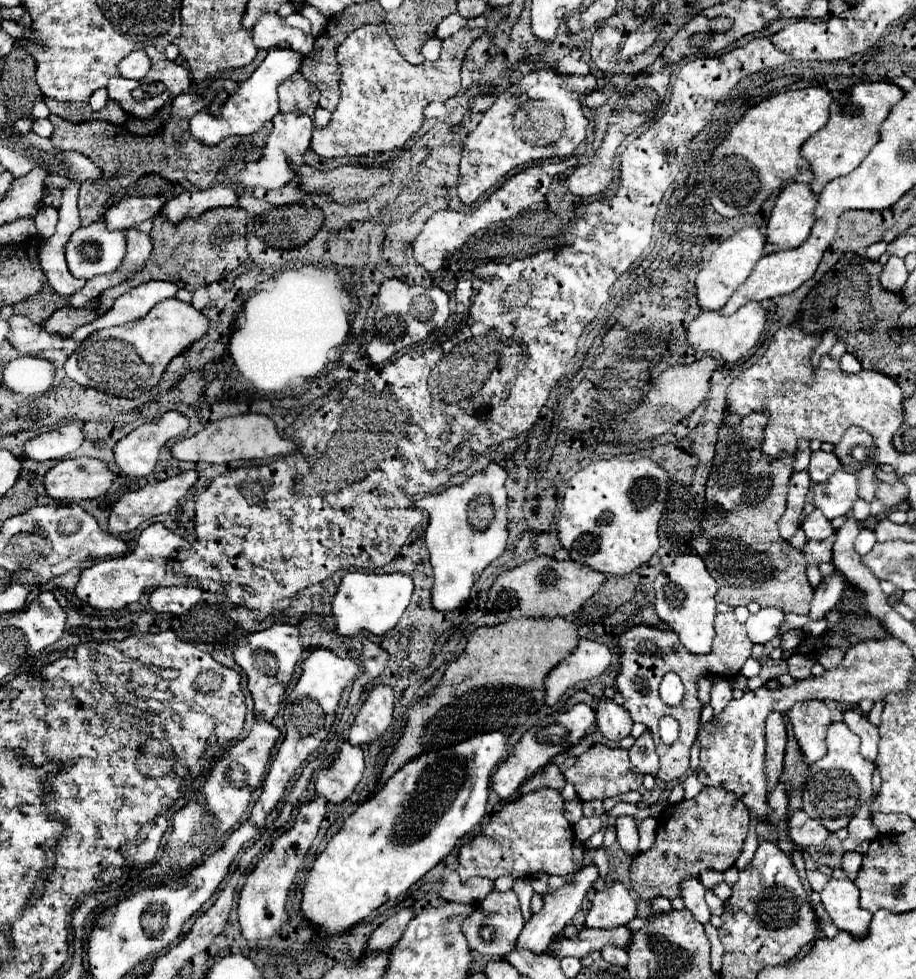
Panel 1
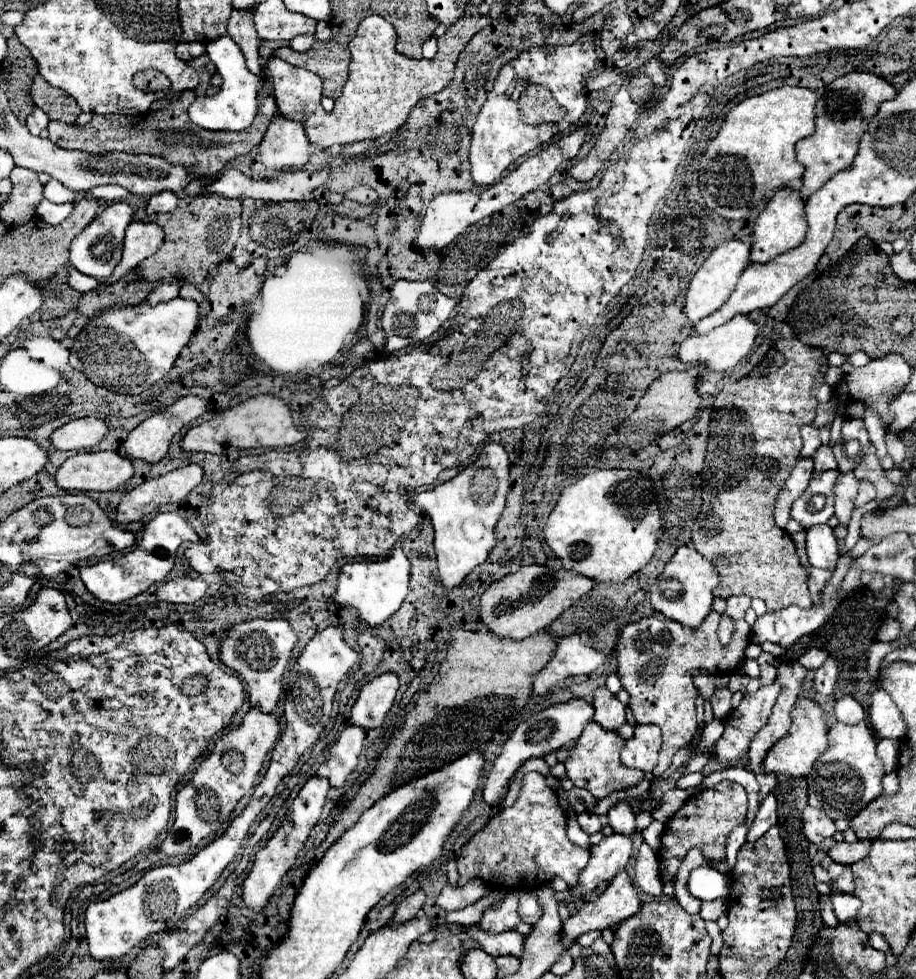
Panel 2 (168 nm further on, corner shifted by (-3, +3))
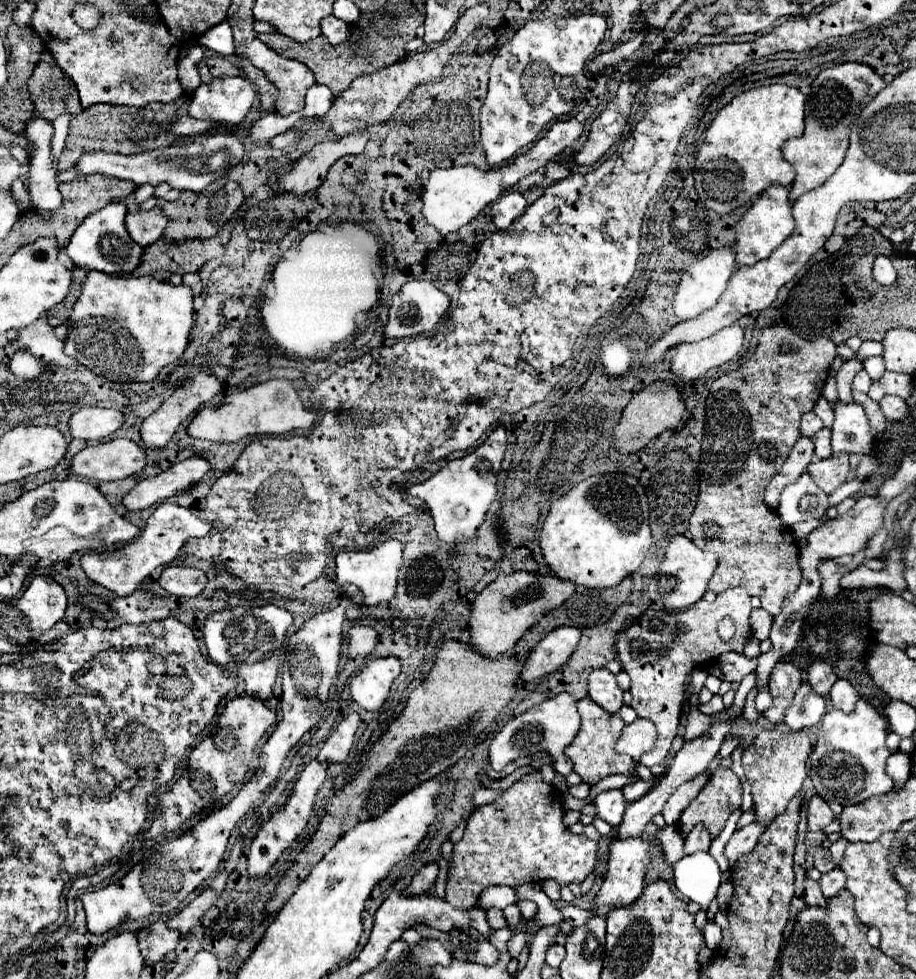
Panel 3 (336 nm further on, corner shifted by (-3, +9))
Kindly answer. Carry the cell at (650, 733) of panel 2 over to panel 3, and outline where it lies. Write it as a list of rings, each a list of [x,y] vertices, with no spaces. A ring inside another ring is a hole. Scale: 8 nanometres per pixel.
[[[635,719],[631,725],[623,727],[623,733],[617,741],[617,751],[639,759],[645,751],[651,751],[657,741],[655,725],[649,719]]]

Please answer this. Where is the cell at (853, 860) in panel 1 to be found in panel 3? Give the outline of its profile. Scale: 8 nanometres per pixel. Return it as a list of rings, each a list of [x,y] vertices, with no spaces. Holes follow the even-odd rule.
[[[833,869],[819,879],[819,885],[825,897],[835,897],[845,887],[845,873],[841,869]]]

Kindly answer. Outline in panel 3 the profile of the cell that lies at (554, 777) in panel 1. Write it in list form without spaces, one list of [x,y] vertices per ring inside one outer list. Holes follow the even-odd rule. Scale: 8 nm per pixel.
[[[481,787],[481,789],[477,789],[477,793],[473,795],[473,805],[479,807],[479,805],[485,805],[485,803],[491,803],[495,797],[499,797],[499,793],[501,793],[501,791],[489,791],[489,789]]]

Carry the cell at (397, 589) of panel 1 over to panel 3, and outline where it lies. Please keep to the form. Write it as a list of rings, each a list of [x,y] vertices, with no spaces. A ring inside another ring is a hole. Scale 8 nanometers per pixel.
[[[385,539],[381,545],[369,549],[369,551],[351,551],[351,553],[339,553],[335,557],[337,561],[337,583],[353,583],[363,593],[363,605],[379,605],[383,601],[393,599],[395,585],[397,585],[397,573],[403,563],[403,547],[397,539]],[[345,555],[345,559],[341,559]]]

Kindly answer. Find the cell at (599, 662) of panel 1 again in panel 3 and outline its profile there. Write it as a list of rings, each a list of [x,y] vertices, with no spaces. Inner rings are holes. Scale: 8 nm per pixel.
[[[567,625],[557,627],[549,635],[545,635],[545,639],[541,639],[541,643],[537,643],[537,647],[533,647],[533,651],[525,657],[521,681],[529,683],[559,669],[575,651],[579,637],[581,631]]]

